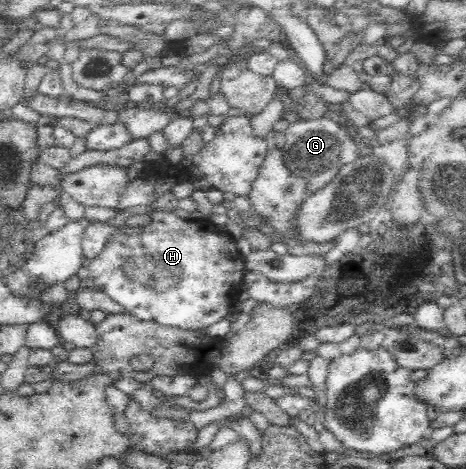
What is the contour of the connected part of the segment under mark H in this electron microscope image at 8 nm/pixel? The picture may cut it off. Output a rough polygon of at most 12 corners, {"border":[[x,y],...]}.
{"border":[[168,211],[87,266],[129,315],[202,331],[246,272],[232,235]]}

